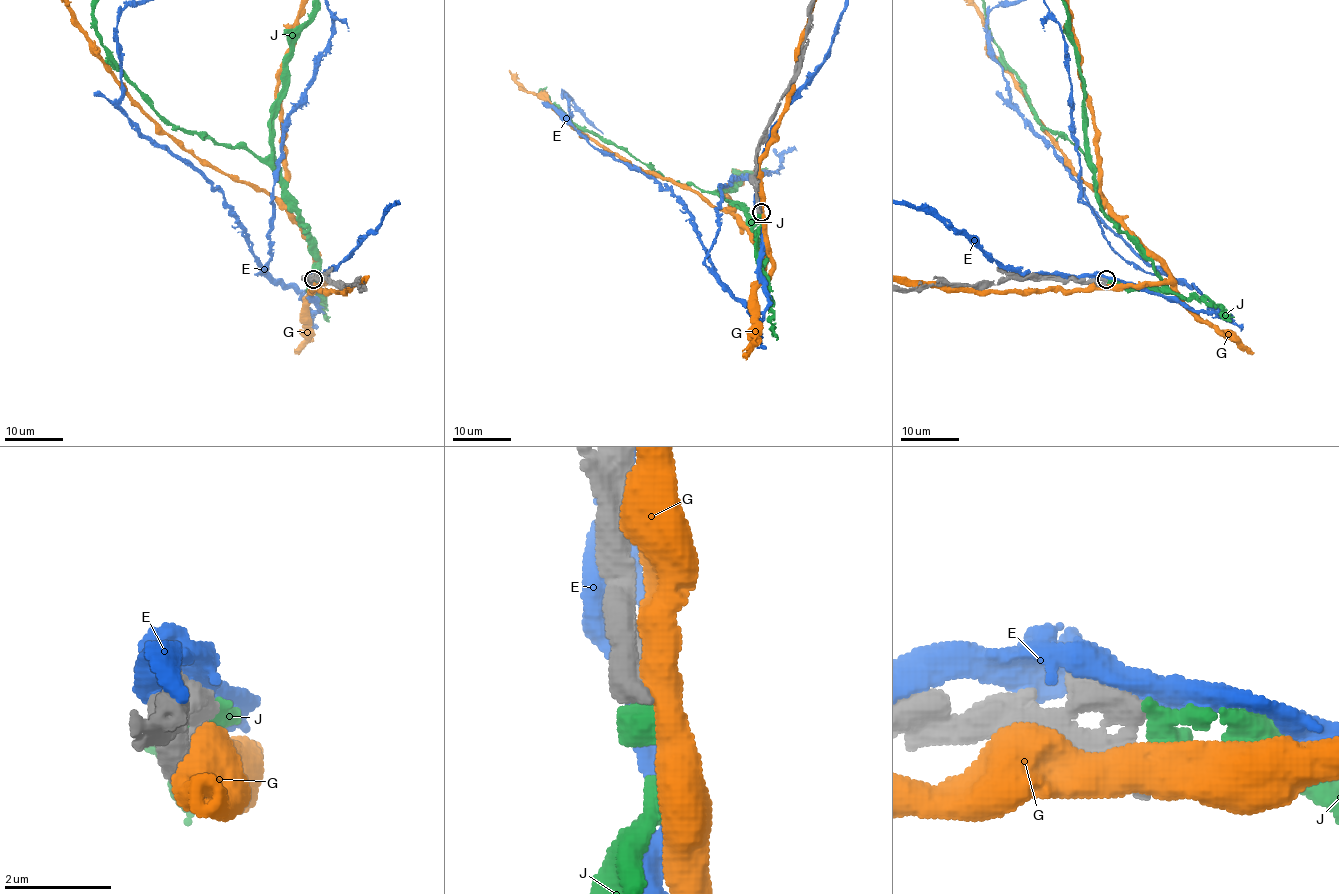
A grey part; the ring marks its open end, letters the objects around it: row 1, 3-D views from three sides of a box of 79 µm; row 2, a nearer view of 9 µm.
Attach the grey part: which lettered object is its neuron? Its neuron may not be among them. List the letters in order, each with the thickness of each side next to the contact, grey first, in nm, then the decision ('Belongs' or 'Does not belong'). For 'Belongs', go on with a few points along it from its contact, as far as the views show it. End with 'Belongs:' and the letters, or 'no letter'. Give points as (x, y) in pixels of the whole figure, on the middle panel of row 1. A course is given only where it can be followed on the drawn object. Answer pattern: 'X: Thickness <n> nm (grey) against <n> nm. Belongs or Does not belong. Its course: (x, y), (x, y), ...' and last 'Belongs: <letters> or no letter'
E: Thickness 650 nm (grey) against 550 nm. Does not belong
G: Thickness 750 nm (grey) against 550 nm. Does not belong
J: Thickness 550 nm (grey) against 340 nm. Belongs
Belongs: J

